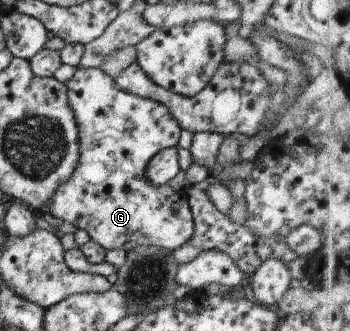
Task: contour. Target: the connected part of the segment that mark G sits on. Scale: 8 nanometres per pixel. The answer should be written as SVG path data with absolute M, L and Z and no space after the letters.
M77 67L73 76L66 82L65 86L68 103L72 108L72 113L77 123L78 139L80 140L80 155L72 175L63 184L57 187L52 199L46 205L47 208L44 208L46 215L54 216L55 218L59 218L59 220L65 220L65 222L71 222L71 224L75 225L78 229L81 228L85 230L90 240L102 246L105 251L113 248L121 248L121 250L127 252L136 246L143 245L153 245L173 251L181 245L184 245L194 233L193 217L187 202L185 190L175 192L175 190L172 190L168 185L158 187L149 184L149 181L145 180L144 177L145 165L156 152L169 147L176 147L178 144L180 128L178 127L177 121L169 114L168 108L165 108L162 104L152 101L151 99L144 99L118 89L114 80L110 76L107 76L100 68L84 69Z

